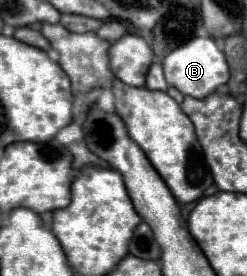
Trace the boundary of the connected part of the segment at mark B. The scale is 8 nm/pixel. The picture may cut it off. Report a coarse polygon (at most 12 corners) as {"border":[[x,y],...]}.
{"border":[[195,36],[163,70],[185,96],[207,98],[229,80],[219,44]]}

